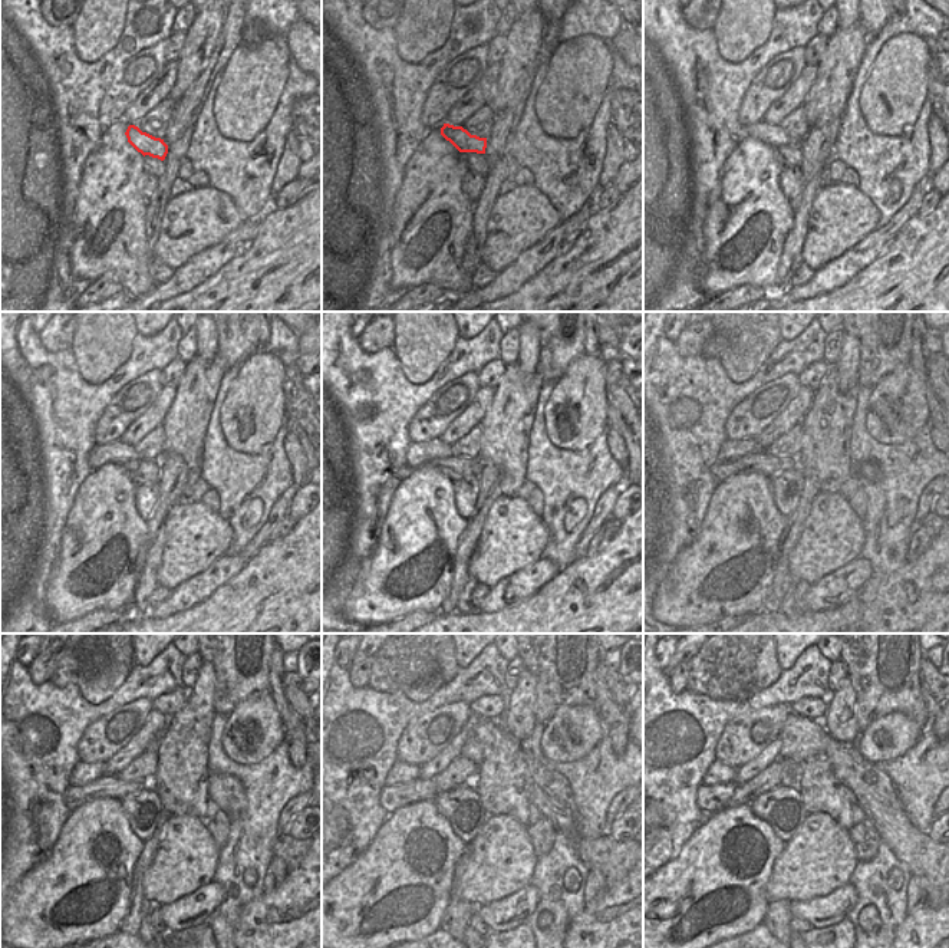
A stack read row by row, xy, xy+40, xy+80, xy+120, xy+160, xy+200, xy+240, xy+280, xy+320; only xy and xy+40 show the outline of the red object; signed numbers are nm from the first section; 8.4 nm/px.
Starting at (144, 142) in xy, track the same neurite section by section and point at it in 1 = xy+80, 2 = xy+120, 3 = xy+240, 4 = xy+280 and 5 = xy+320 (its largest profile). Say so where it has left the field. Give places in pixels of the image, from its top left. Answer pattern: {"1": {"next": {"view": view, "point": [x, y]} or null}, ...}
{"1": {"next": {"view": "xy+80", "point": [774, 135]}}, "2": {"next": {"view": "xy+120", "point": [118, 453]}}, "3": {"next": {"view": "xy+240", "point": [79, 773]}}, "4": {"next": {"view": "xy+280", "point": [401, 773]}}, "5": {"next": {"view": "xy+320", "point": [718, 773]}}}

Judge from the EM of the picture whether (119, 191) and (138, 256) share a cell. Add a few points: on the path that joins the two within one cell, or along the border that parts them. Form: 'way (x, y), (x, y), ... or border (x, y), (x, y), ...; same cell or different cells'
way (124, 207), (127, 211), (127, 240); same cell

